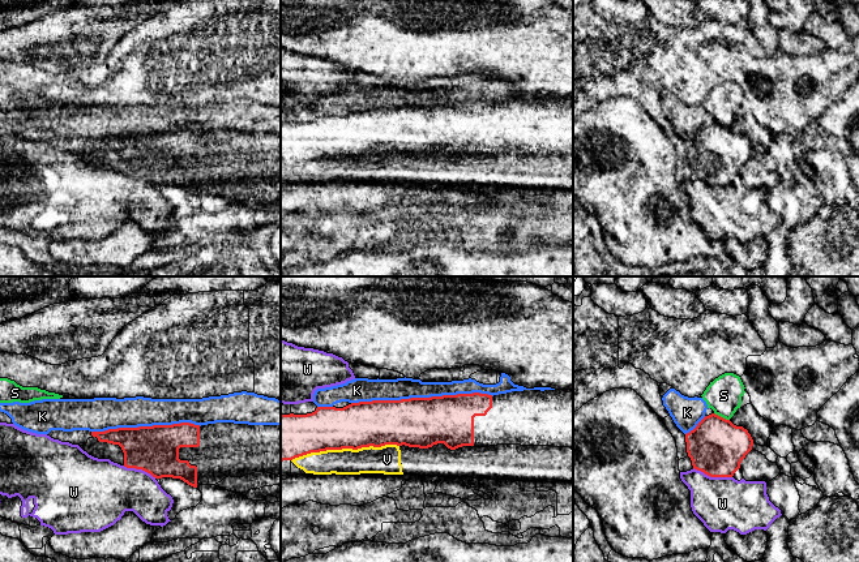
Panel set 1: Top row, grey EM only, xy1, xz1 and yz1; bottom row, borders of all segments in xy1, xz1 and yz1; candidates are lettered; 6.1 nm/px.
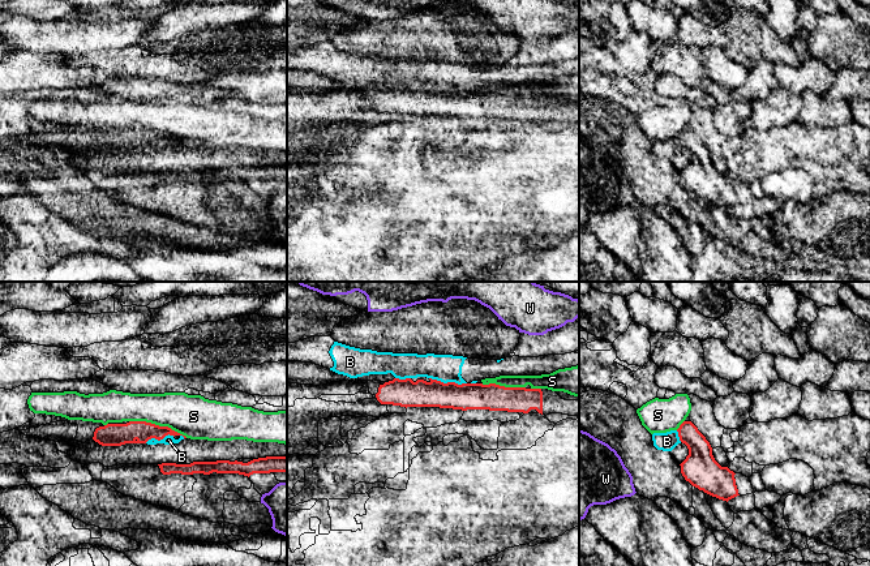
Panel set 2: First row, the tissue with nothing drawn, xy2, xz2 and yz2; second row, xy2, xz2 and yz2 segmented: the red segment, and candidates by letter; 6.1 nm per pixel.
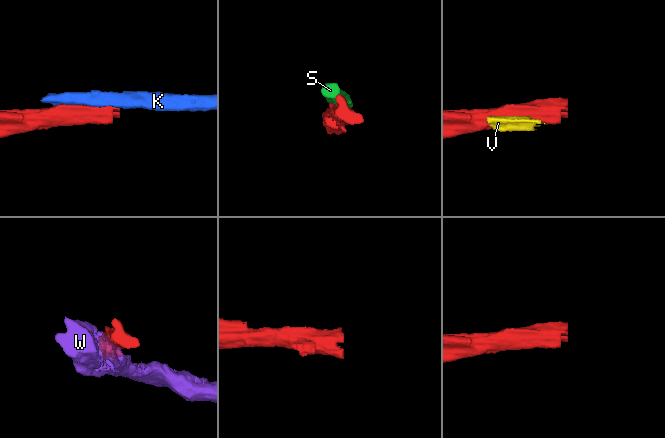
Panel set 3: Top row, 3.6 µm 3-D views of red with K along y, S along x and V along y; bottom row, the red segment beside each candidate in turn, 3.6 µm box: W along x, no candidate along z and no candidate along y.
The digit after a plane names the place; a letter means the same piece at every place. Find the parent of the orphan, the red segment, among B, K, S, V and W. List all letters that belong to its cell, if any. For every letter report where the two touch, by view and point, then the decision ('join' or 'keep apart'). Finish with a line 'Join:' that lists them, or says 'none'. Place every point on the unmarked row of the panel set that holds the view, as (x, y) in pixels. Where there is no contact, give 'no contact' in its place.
B: meets red in xz2 at (448, 90); keep apart
K: meets red in xz1 at (422, 106); keep apart
S: meets red in xy2 at (158, 133); keep apart
V: meets red in xz1 at (345, 155); keep apart
W: meets red in yz1 at (713, 184); keep apart
Join: none

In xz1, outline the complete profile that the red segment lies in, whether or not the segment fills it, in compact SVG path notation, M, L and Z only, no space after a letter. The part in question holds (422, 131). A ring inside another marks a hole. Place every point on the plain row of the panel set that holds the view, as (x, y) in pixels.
M523 98L493 104L473 100L372 108L351 111L343 116L317 115L307 123L281 123L281 170L326 158L385 153L428 156L437 151L450 158L497 153L572 155L573 99Z

